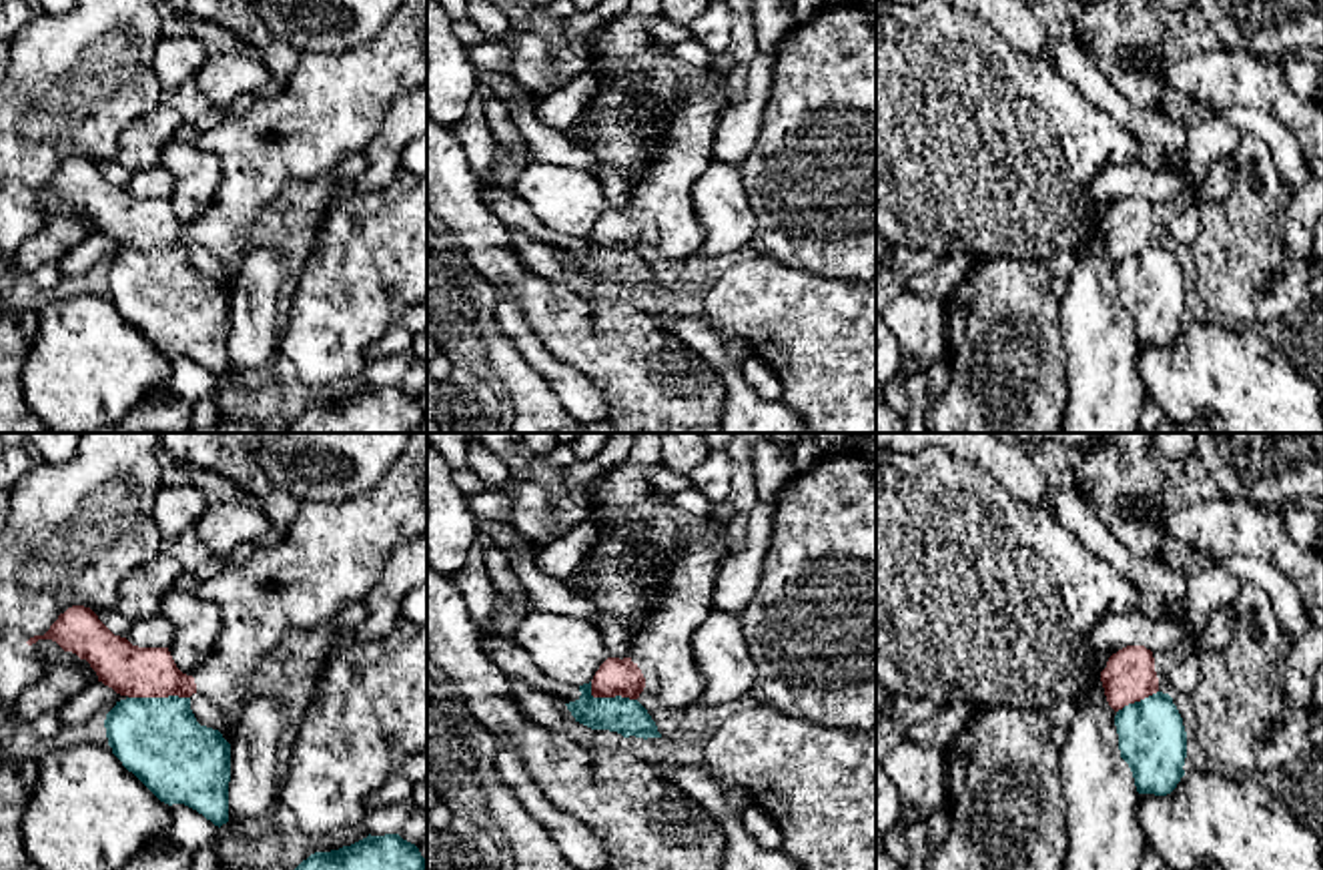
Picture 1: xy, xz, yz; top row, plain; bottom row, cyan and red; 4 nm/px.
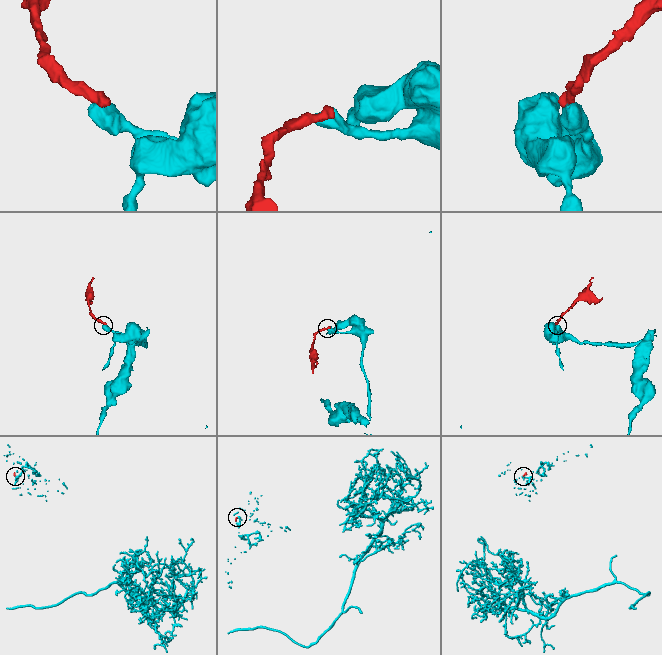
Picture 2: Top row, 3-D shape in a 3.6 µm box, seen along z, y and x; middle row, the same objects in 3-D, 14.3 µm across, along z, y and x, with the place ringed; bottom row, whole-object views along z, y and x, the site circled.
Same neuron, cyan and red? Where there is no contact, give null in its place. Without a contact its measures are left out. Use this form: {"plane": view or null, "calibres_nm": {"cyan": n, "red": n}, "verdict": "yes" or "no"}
{"plane": "xy", "calibres_nm": {"cyan": 340, "red": 200}, "verdict": "no"}

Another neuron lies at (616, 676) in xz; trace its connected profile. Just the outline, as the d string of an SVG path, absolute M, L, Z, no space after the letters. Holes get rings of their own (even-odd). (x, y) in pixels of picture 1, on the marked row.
M710 513L704 533L670 559L647 609L629 619L631 656L607 658L595 672L593 698L637 700L647 690L668 708L688 710L700 702L706 678L692 635L714 611L716 577L728 549L726 519Z

